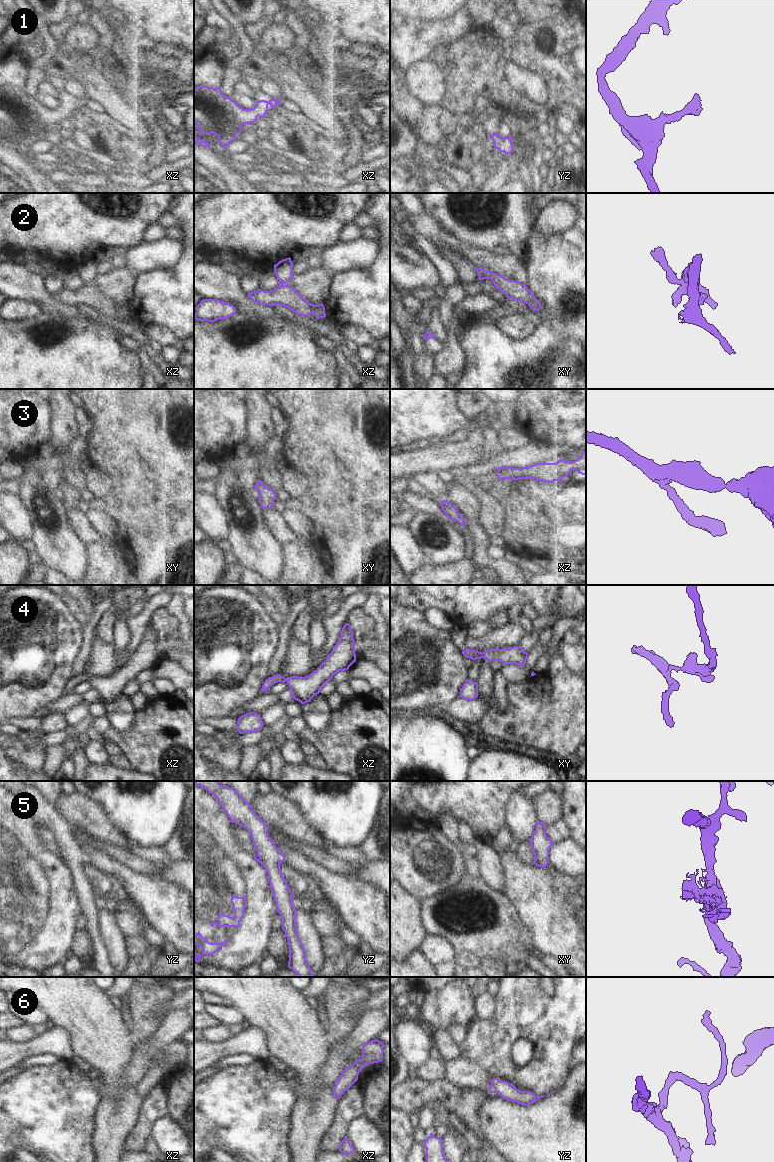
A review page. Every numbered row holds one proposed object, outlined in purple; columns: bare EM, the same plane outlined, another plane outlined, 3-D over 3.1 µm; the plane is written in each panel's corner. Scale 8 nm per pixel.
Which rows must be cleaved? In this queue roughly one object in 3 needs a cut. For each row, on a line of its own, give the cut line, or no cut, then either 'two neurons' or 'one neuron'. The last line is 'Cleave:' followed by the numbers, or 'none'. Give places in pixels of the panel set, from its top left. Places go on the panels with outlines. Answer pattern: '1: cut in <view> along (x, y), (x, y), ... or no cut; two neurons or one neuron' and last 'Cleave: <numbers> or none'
1: no cut; one neuron
2: cut in xz along (279, 284), (282, 285); two neurons
3: no cut; one neuron
4: no cut; one neuron
5: cut in yz along (259, 858), (260, 862); two neurons
6: no cut; one neuron
Cleave: 2, 5

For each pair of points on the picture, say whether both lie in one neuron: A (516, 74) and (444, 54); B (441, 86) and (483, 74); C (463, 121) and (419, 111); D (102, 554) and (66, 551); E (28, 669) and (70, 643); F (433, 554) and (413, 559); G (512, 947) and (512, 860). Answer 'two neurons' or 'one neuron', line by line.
A: one neuron
B: two neurons
C: one neuron
D: two neurons
E: one neuron
F: two neurons
G: two neurons

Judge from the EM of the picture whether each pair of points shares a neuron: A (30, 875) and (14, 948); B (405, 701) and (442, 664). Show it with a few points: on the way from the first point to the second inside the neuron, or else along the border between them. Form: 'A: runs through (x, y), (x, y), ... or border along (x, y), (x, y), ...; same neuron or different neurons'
A: runs through (18, 893), (18, 930); same neuron
B: runs through (418, 691), (421, 688), (435, 687), (439, 677); same neuron

